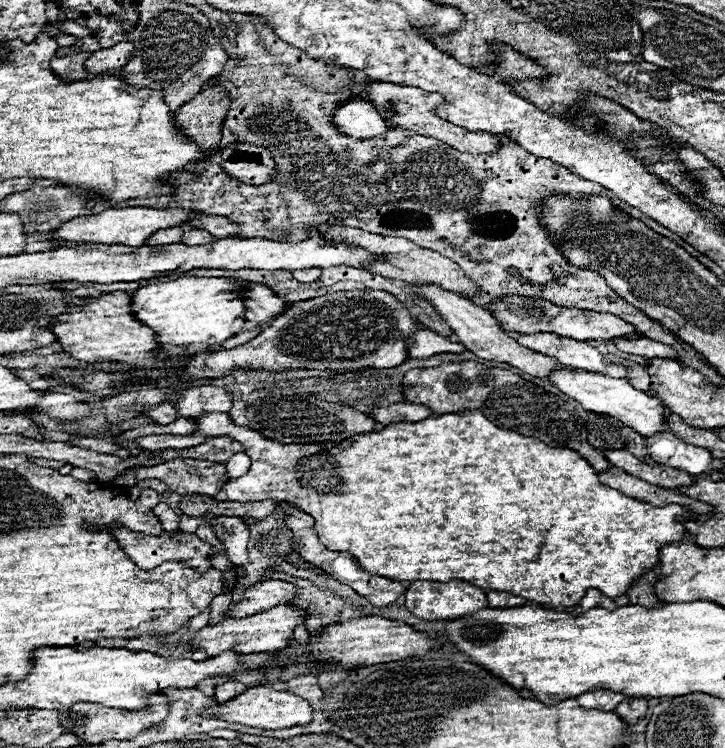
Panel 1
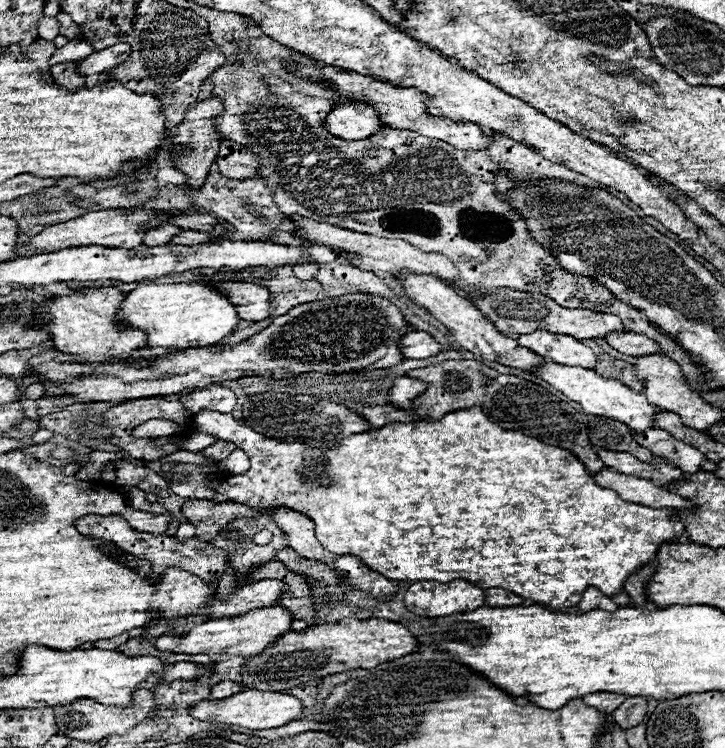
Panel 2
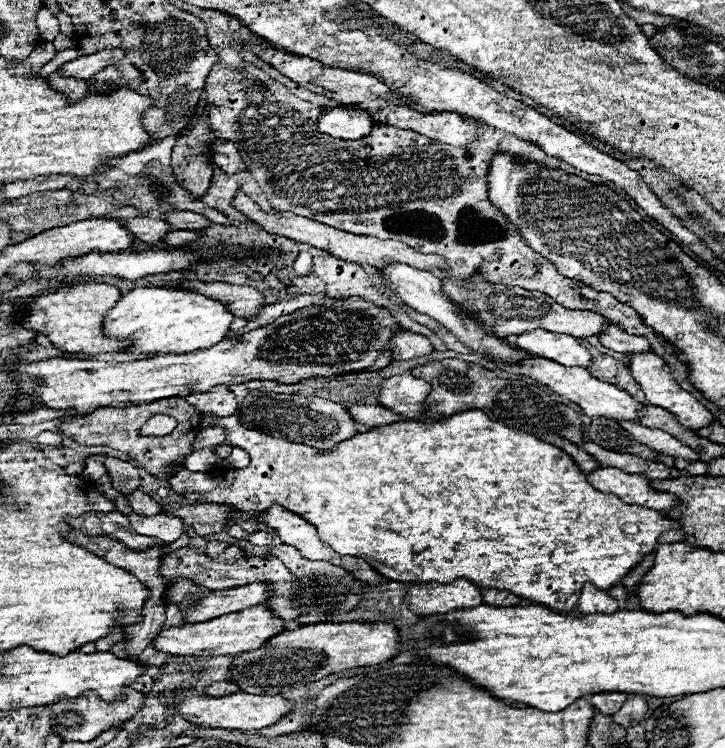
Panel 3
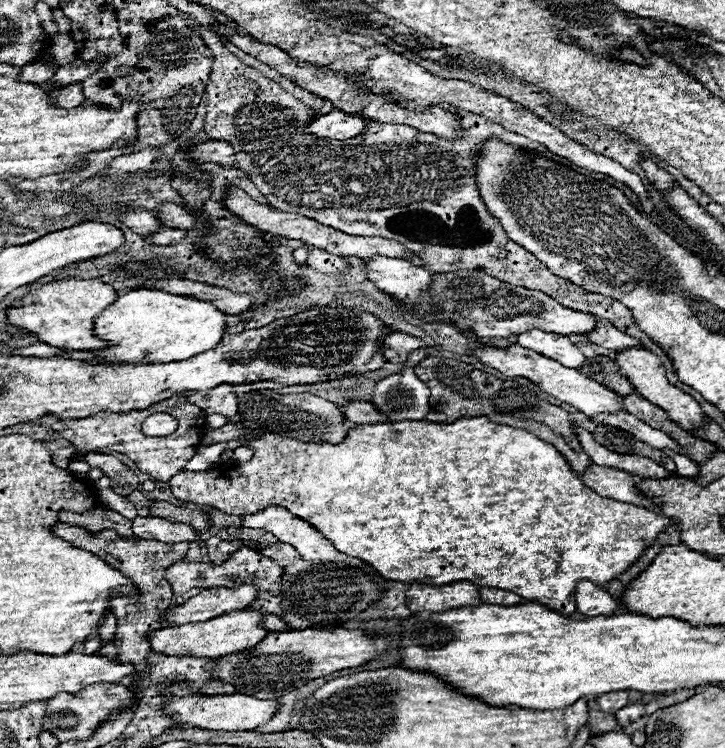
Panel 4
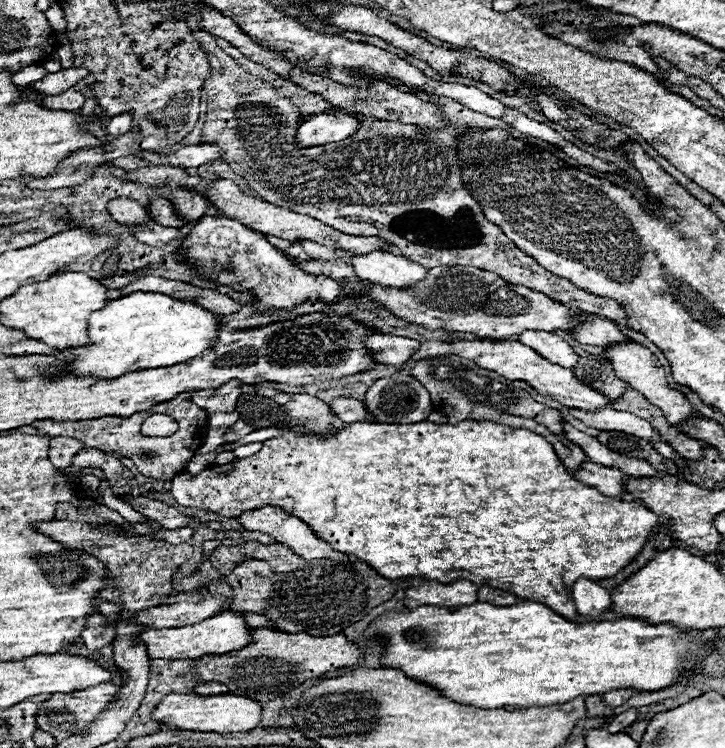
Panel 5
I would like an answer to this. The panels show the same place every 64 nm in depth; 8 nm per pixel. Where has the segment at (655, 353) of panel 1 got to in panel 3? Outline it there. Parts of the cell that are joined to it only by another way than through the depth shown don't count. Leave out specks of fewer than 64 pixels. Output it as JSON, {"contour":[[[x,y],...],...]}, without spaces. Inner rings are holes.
{"contour":[[[608,326],[604,328],[604,332],[600,334],[600,344],[620,352],[620,354],[642,354],[642,352],[650,352],[650,342],[644,336],[632,336],[624,330],[620,330],[618,326]]]}

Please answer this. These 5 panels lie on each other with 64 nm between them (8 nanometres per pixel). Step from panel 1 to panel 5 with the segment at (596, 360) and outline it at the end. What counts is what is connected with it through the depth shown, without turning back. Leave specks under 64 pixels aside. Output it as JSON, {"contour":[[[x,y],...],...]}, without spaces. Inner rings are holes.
{"contour":[[[526,330],[520,334],[518,342],[532,348],[546,360],[552,360],[554,364],[560,364],[564,368],[572,368],[572,364],[576,364],[580,360],[580,356],[572,350],[572,346],[564,338],[560,338],[552,332]]]}

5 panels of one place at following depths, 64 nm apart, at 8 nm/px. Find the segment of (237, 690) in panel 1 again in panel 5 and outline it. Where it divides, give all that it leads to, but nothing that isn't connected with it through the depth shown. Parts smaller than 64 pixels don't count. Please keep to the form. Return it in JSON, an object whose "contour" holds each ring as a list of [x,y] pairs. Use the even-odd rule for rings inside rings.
{"contour":[[[202,682],[198,684],[196,692],[194,694],[200,694],[200,696],[216,696],[216,694],[228,694],[228,686],[220,684],[220,682]]]}

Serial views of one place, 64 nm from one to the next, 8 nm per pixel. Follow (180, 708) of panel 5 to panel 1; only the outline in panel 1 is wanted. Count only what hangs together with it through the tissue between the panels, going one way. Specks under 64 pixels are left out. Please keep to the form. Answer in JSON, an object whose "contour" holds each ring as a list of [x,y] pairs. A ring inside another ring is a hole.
{"contour":[[[254,686],[248,688],[248,692],[236,696],[236,700],[228,700],[228,704],[218,704],[212,708],[206,708],[204,714],[214,714],[220,720],[244,724],[252,728],[264,728],[264,730],[282,730],[292,726],[308,726],[312,722],[312,706],[302,696],[296,696],[292,692],[280,692],[270,690],[266,686]]]}

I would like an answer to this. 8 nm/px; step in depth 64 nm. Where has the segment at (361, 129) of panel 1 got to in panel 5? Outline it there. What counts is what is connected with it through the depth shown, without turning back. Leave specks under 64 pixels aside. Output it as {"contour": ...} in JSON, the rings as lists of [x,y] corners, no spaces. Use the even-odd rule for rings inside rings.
{"contour":[[[332,110],[330,114],[316,114],[304,120],[304,124],[298,128],[296,142],[300,148],[328,144],[328,142],[340,142],[350,138],[360,128],[358,120],[348,116],[342,110]]]}

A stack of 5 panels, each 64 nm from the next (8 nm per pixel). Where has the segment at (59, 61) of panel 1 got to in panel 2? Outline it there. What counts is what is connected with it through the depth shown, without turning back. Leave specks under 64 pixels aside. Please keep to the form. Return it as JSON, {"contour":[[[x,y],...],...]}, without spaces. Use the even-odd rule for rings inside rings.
{"contour":[[[64,62],[64,64],[56,64],[50,68],[56,84],[60,84],[62,88],[82,88],[84,84],[84,76],[78,72],[78,62]]]}

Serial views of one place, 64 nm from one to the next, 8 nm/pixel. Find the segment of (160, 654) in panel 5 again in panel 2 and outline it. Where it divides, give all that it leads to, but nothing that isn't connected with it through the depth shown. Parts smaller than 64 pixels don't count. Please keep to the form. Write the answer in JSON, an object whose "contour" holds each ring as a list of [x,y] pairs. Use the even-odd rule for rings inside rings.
{"contour":[[[270,606],[252,610],[244,616],[230,616],[230,618],[216,618],[208,620],[202,626],[194,628],[188,634],[176,636],[176,634],[164,634],[156,640],[156,648],[162,652],[178,652],[178,654],[232,654],[232,656],[254,656],[258,652],[264,652],[266,648],[272,648],[278,638],[290,630],[292,616],[282,606]]]}

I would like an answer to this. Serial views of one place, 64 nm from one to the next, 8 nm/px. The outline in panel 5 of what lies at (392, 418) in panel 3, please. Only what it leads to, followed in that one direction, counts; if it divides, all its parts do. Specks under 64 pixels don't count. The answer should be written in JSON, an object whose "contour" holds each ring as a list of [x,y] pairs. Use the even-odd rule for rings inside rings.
{"contour":[[[336,398],[330,402],[332,410],[336,412],[336,416],[346,422],[374,422],[374,416],[368,412],[368,408],[364,406],[364,402],[354,400],[354,398]]]}

